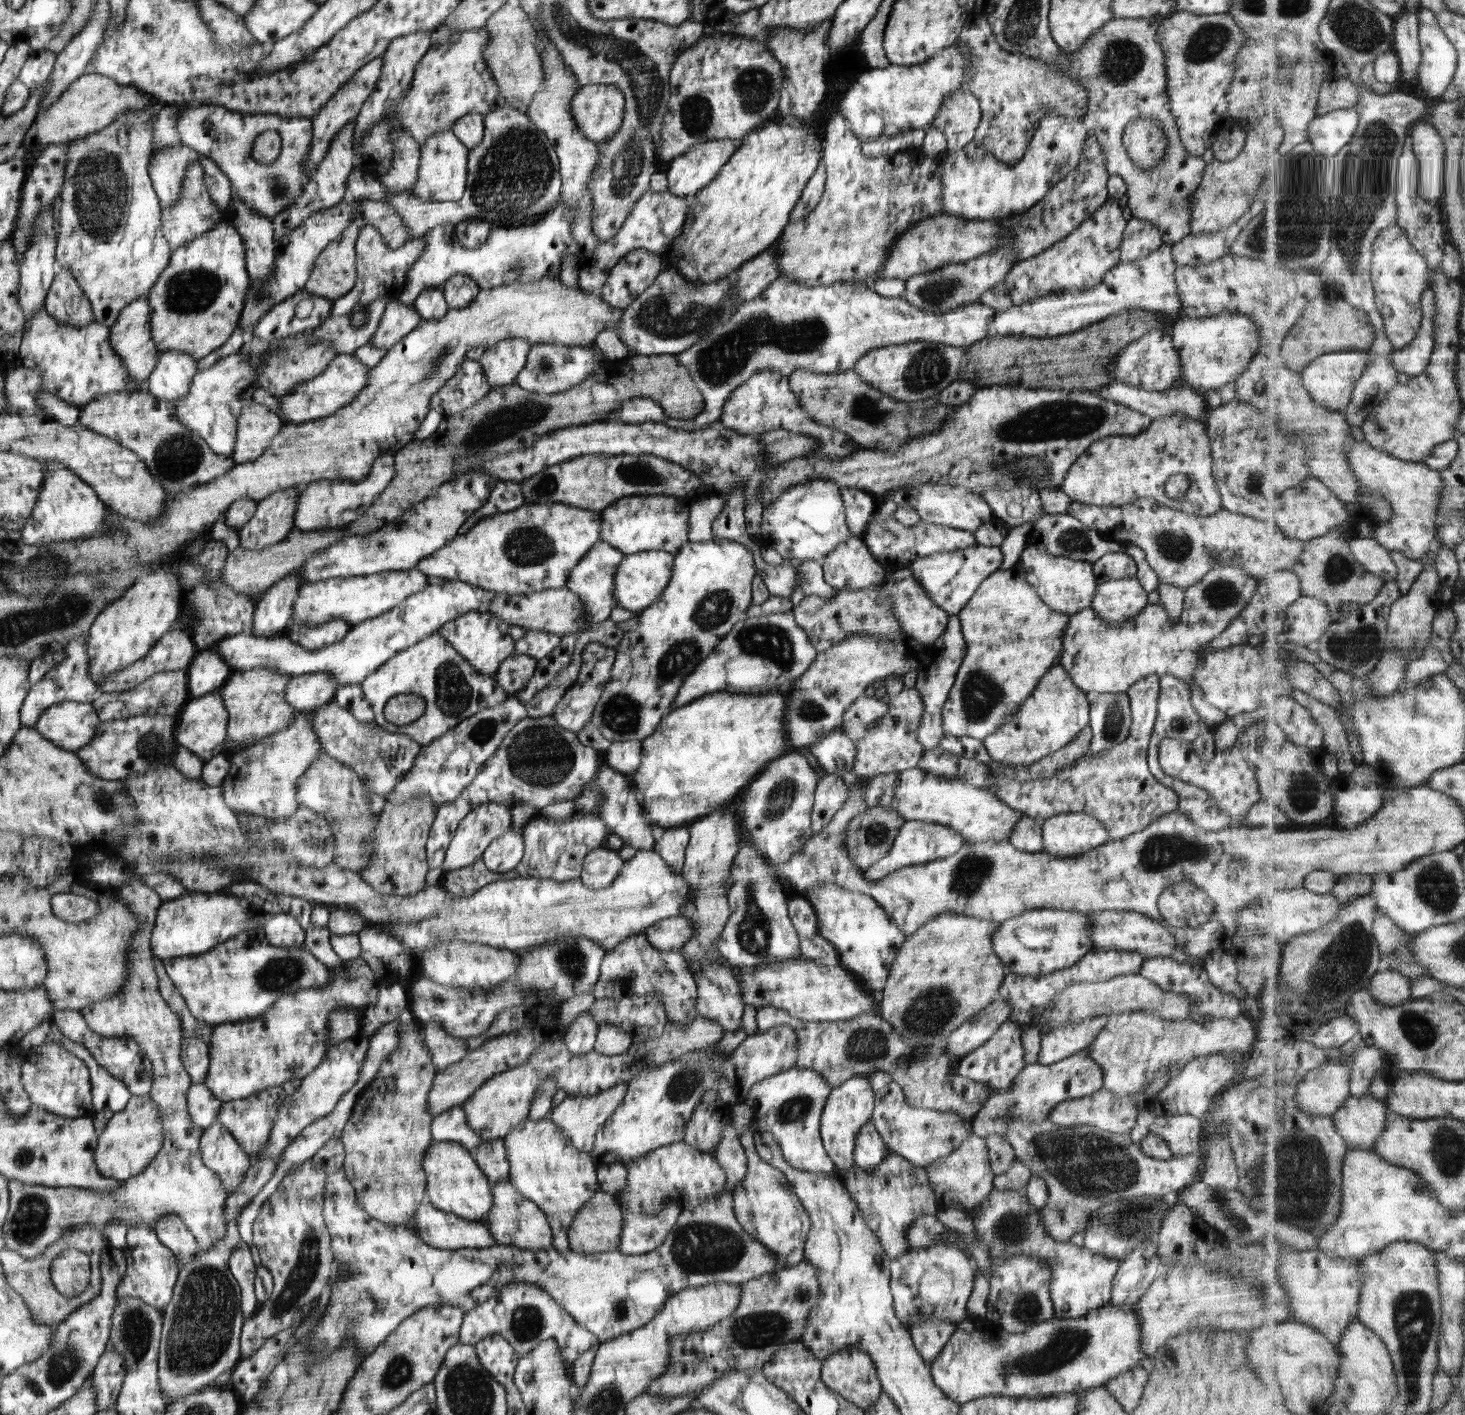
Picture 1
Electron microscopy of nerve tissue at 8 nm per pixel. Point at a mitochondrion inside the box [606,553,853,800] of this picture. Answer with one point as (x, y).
(713, 608)

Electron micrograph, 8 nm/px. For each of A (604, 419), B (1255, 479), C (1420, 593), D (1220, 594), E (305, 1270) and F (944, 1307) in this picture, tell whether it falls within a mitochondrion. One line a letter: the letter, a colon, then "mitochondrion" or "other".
A: other
B: mitochondrion
C: other
D: mitochondrion
E: mitochondrion
F: other

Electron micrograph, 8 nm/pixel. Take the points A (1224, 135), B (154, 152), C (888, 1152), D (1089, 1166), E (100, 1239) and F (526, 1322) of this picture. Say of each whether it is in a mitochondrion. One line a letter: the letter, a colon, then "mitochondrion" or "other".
A: other
B: other
C: other
D: mitochondrion
E: other
F: mitochondrion

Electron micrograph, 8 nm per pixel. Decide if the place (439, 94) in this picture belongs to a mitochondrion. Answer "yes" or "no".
yes

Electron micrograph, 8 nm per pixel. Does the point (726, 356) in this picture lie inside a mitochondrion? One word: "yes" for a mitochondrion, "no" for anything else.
yes

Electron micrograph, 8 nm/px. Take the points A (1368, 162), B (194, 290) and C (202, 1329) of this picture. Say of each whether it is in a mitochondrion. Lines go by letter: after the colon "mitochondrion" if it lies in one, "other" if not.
A: mitochondrion
B: mitochondrion
C: mitochondrion

